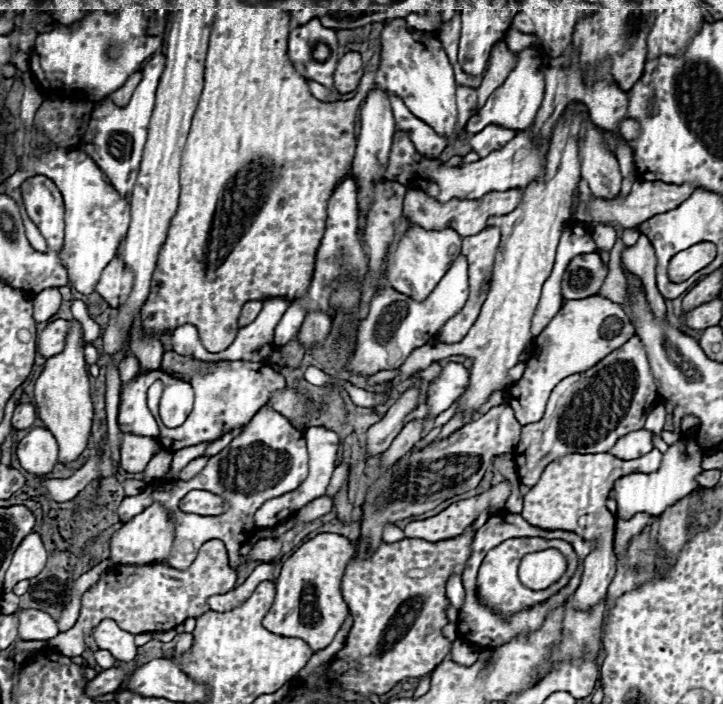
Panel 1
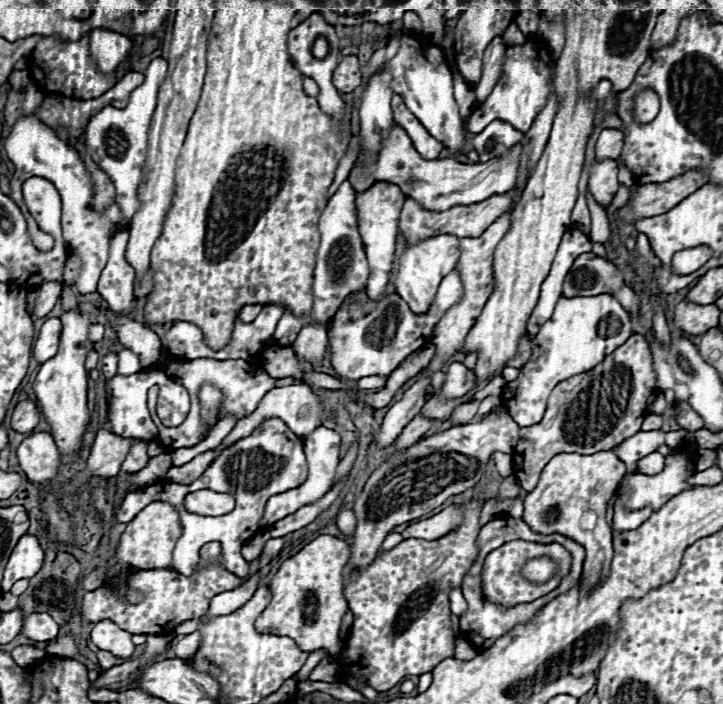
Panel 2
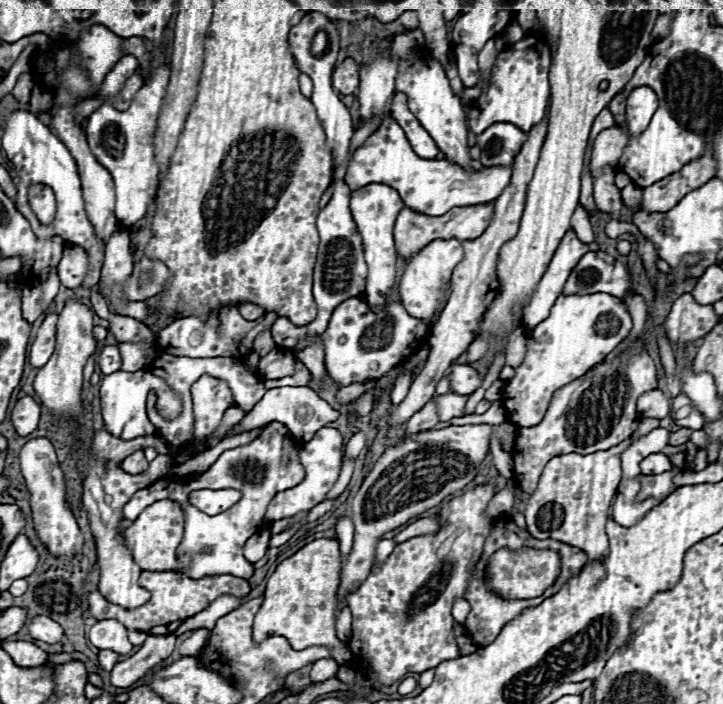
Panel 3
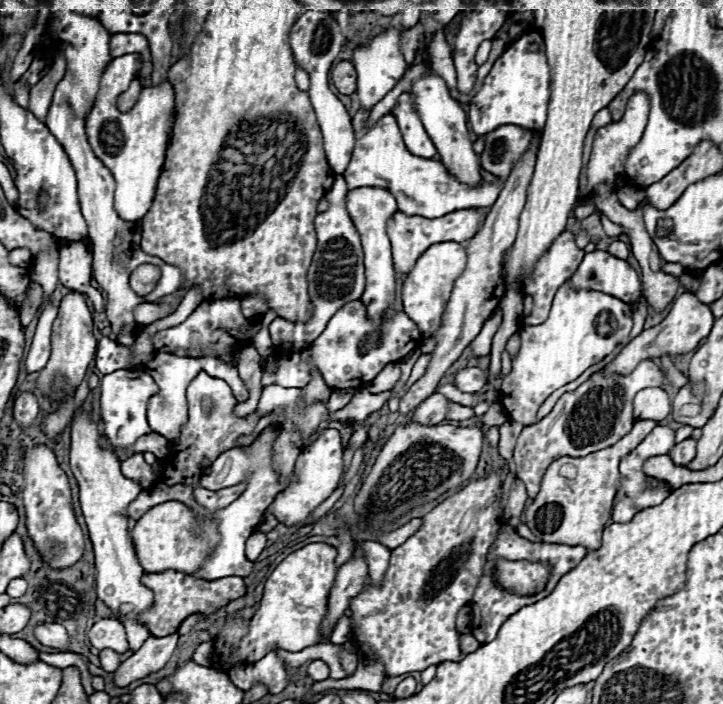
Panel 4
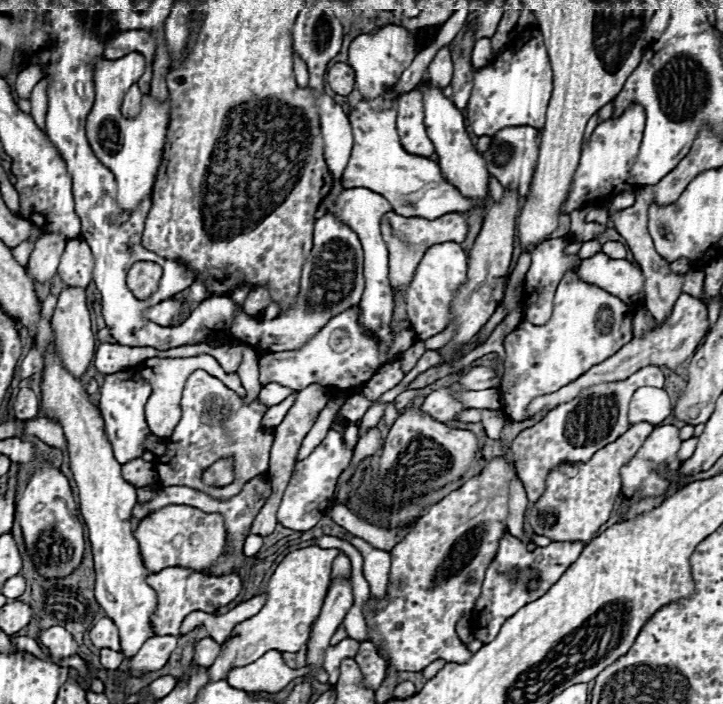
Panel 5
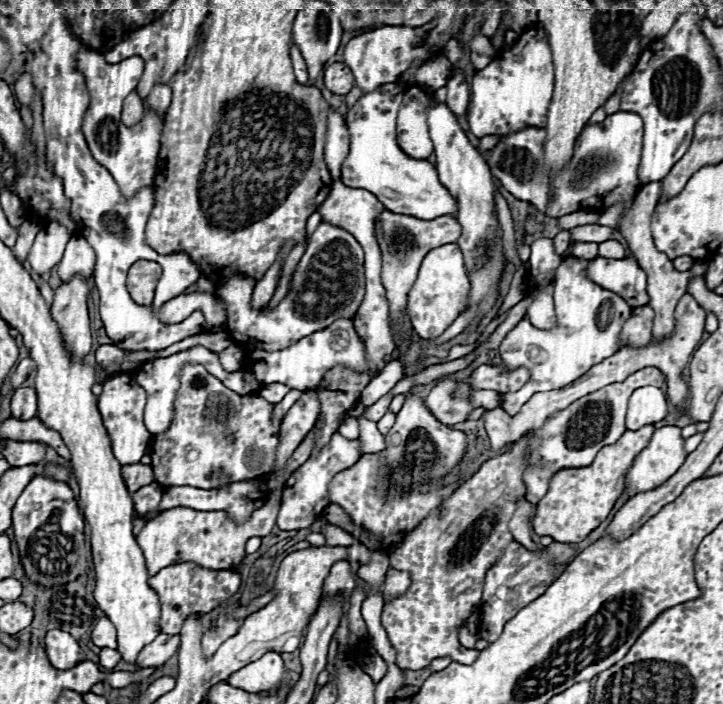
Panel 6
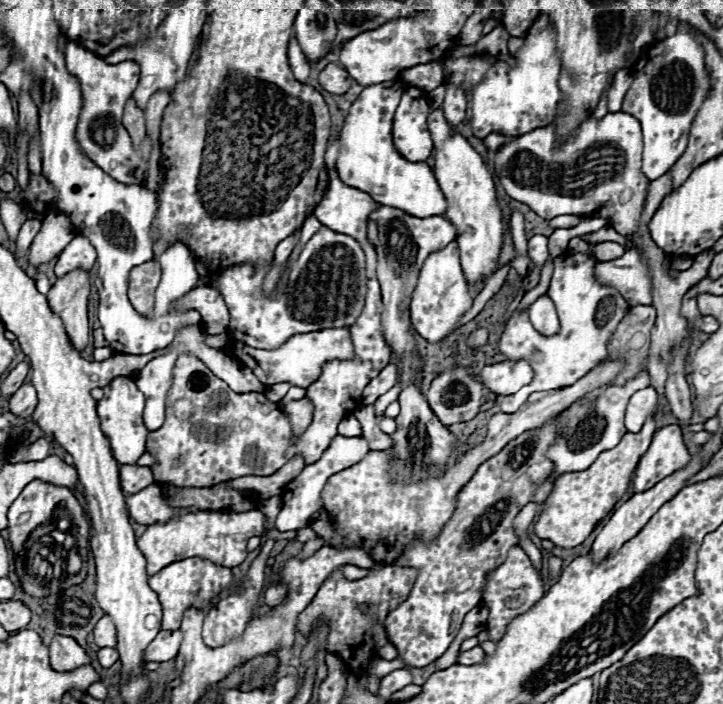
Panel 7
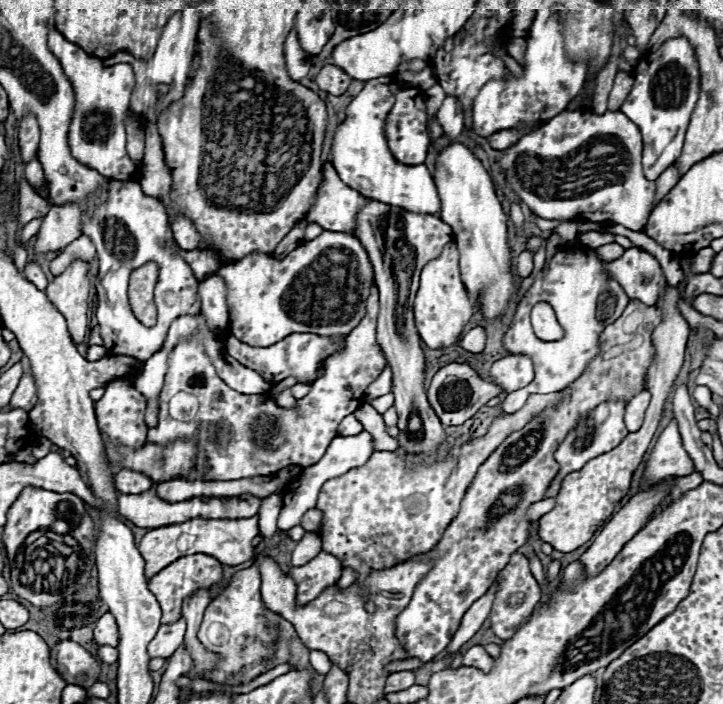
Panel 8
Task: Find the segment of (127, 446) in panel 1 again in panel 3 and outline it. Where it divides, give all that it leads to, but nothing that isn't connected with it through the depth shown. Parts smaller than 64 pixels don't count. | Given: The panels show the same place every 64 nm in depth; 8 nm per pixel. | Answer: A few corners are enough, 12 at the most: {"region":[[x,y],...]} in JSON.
{"region":[[138,450],[124,458],[120,468],[128,474],[144,474],[148,462]]}

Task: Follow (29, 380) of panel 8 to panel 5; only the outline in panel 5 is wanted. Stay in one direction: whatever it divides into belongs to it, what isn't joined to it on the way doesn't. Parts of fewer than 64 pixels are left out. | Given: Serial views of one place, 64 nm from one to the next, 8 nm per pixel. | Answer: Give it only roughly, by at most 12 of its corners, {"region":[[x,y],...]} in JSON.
{"region":[[20,388],[14,400],[14,416],[32,420],[38,414],[38,396]]}

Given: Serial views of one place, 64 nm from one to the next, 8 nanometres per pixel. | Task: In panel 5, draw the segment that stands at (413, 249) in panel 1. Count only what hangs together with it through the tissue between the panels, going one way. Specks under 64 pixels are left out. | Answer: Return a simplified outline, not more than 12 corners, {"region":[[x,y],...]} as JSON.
{"region":[[456,242],[428,248],[406,290],[420,340],[442,332],[466,282]]}

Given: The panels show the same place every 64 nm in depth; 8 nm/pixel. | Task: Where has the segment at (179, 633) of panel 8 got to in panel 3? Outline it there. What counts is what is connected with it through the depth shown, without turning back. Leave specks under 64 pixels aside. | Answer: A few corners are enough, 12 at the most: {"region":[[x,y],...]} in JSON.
{"region":[[176,634],[148,636],[114,666],[112,686],[132,686],[172,654]]}

